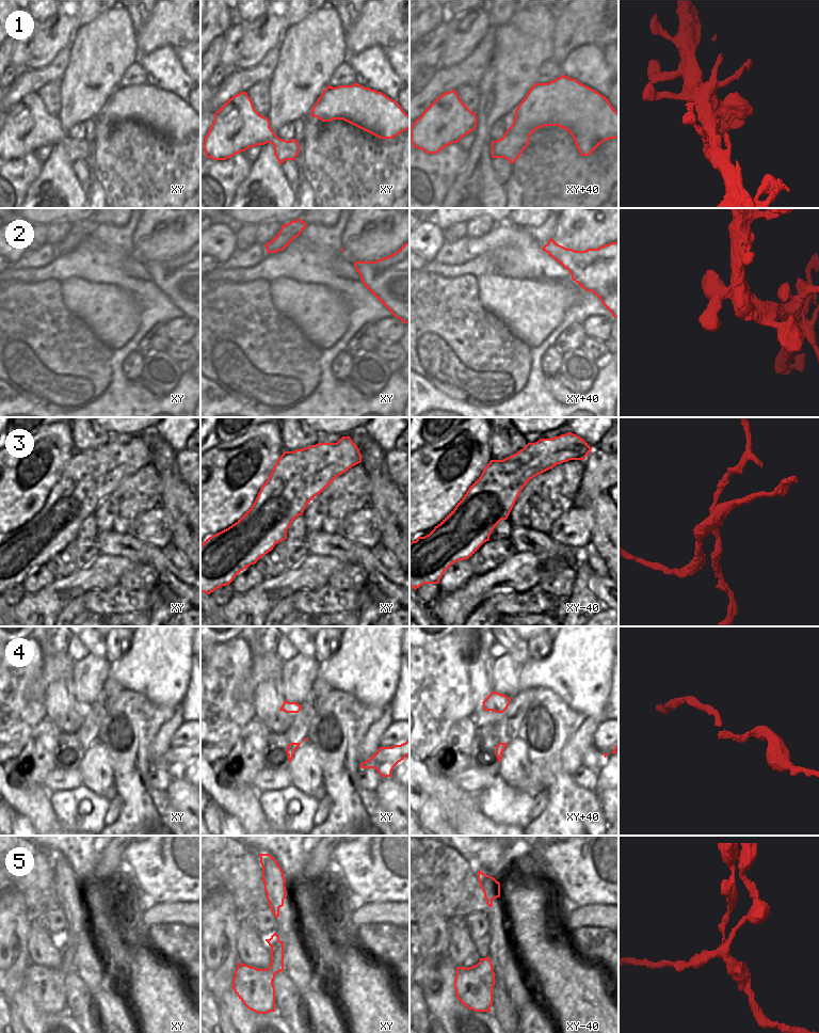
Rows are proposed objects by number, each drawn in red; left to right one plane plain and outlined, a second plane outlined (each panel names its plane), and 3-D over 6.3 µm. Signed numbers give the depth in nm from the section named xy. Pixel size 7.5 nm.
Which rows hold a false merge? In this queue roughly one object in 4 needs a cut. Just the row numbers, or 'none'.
3, 5

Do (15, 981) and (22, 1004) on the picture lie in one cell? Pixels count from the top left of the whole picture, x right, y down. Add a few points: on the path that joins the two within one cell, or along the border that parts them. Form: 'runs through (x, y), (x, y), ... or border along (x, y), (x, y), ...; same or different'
border along (22, 987), (14, 998), (20, 1016); different

